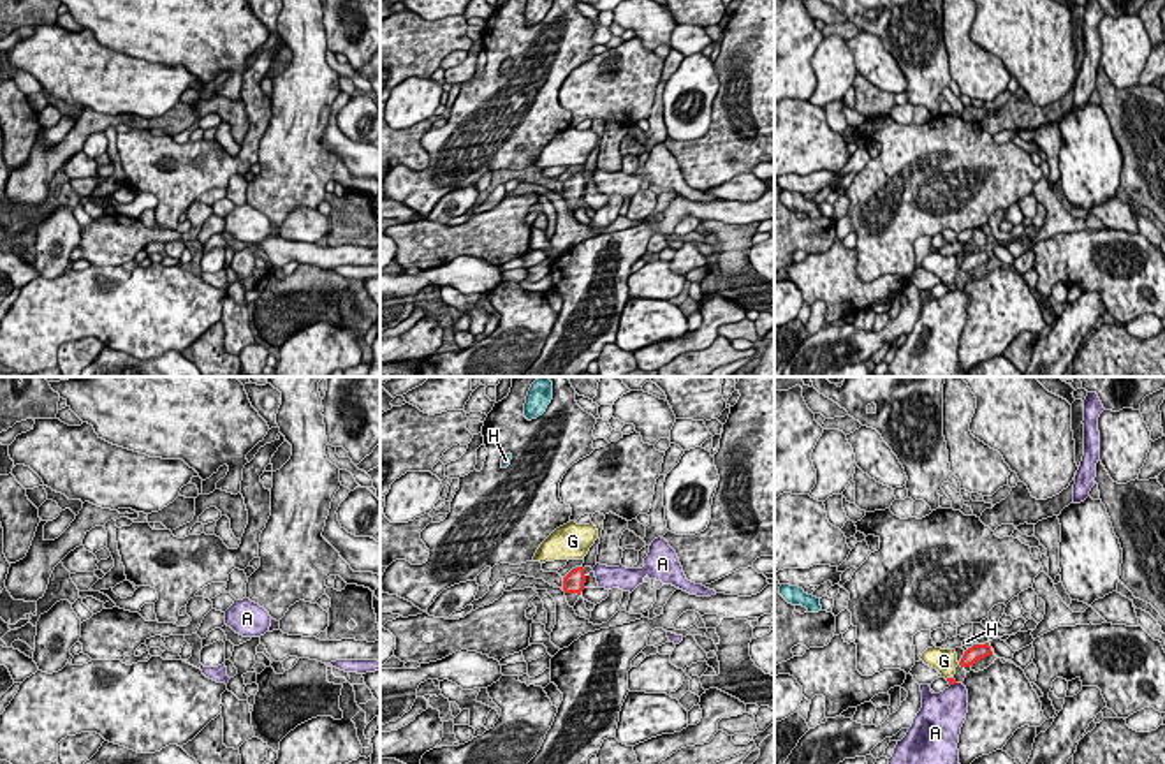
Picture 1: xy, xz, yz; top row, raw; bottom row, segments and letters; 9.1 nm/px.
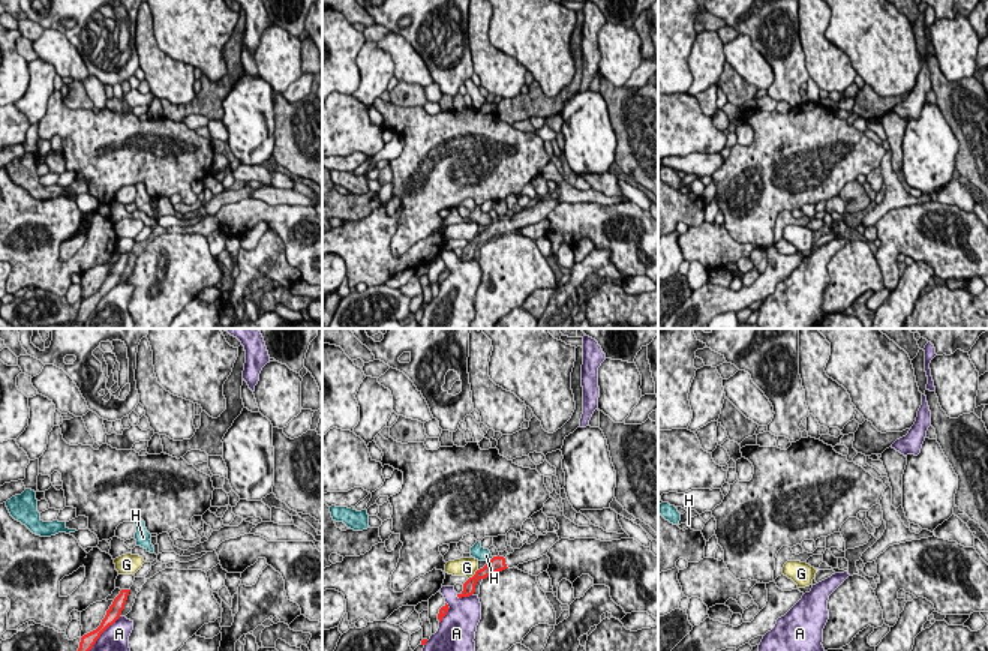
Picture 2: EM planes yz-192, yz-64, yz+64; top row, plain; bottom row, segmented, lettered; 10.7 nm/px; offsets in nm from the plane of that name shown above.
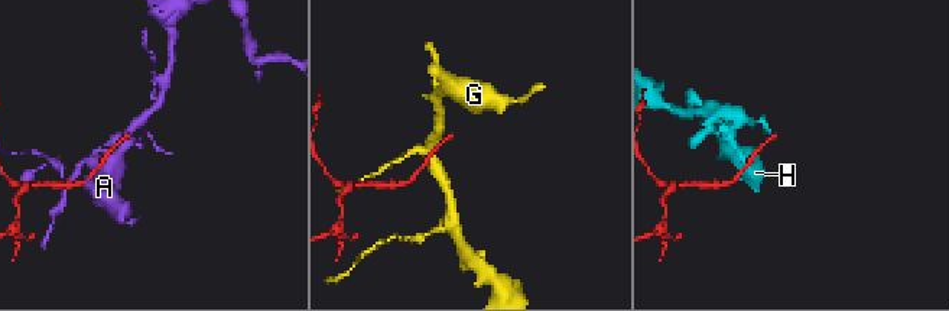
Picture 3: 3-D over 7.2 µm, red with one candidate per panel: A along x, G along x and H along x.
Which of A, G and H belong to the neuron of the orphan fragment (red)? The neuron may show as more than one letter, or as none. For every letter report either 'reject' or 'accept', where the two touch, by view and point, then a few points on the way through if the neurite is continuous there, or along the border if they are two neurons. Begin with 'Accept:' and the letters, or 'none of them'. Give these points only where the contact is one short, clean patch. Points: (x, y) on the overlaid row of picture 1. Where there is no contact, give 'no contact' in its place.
Accept: none of them
A: reject | yz (952, 683)
G: reject | yz (949, 678) | along yz (952, 676), (945, 678)
H: reject | yz (972, 646) | along yz (974, 645), (968, 648)

